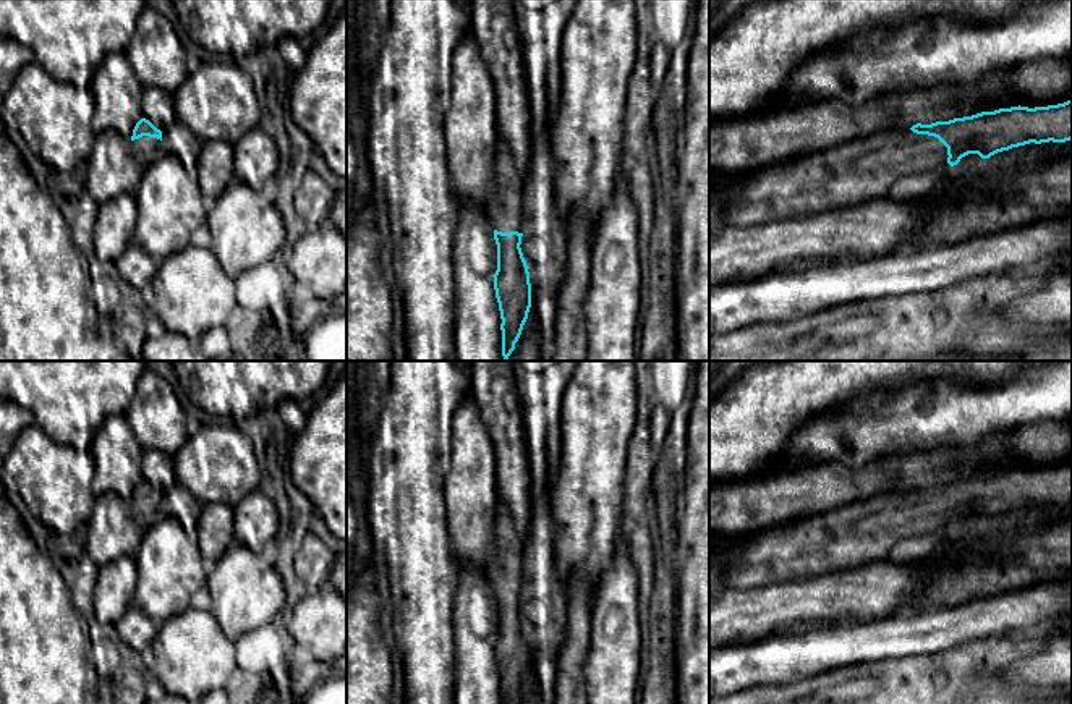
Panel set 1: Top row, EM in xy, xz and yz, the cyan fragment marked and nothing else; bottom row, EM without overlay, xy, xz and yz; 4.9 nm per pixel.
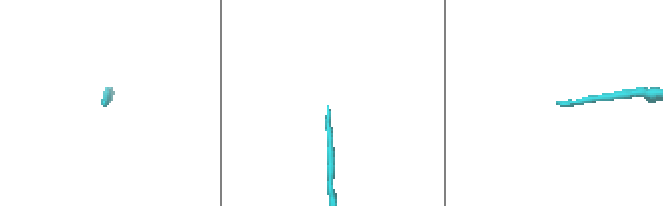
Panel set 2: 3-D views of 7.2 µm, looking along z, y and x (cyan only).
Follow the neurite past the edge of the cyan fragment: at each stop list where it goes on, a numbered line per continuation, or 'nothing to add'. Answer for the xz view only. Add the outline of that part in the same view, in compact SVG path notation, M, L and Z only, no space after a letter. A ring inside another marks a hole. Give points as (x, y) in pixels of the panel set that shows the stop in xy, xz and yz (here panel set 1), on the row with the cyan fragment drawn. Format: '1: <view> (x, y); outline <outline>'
1: xz (507, 211); outline M497 134L492 162L492 189L494 194L489 207L489 223L492 228L502 233L523 233L526 202L513 167L512 151L500 134Z

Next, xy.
1: xy (146, 149); outline M143 136L130 141L131 160L144 170L164 151L162 141L157 138Z

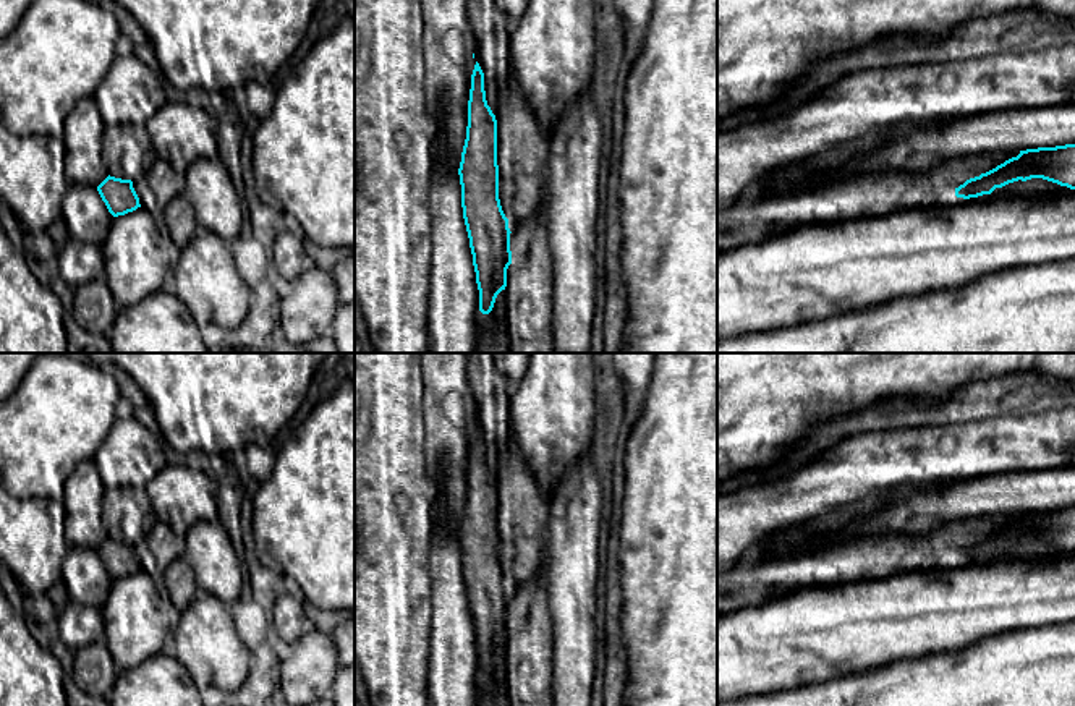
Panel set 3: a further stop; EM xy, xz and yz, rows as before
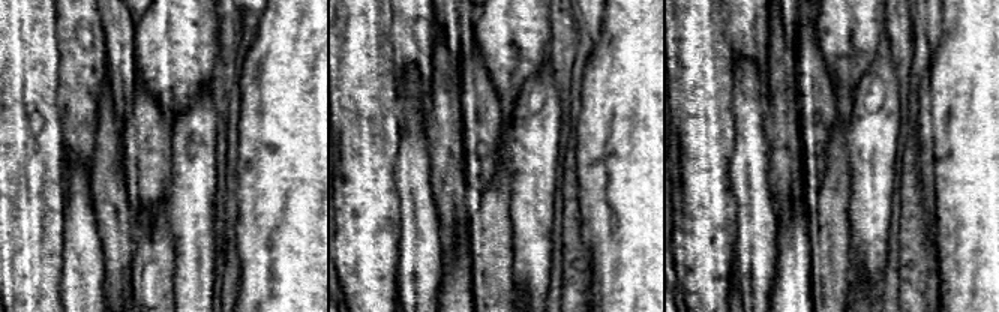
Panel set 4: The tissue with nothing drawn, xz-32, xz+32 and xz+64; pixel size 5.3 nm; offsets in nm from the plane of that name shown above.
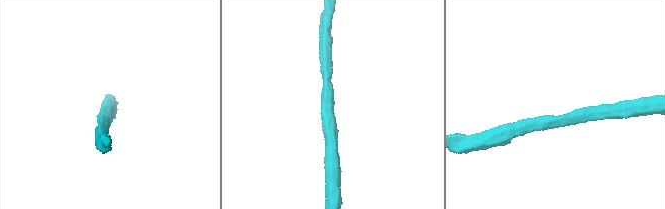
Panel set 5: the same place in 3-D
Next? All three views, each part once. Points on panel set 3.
nothing to add

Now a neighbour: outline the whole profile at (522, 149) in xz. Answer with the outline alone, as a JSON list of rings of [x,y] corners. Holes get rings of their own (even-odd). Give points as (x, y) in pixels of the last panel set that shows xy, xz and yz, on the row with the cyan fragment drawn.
[[[510,71],[497,112],[499,199],[510,223],[541,207],[549,175],[549,142]]]

